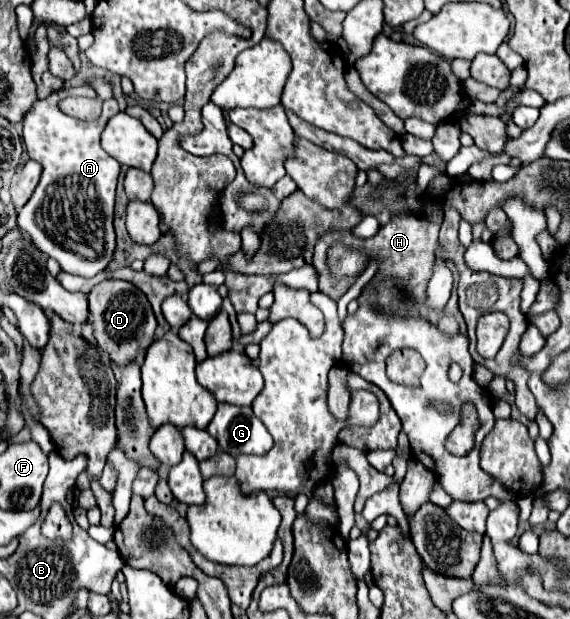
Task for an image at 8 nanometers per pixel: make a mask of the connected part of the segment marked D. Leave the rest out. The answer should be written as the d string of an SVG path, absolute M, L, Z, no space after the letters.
M106 280L92 288L92 292L88 294L88 310L98 346L110 356L110 360L116 366L126 366L130 362L142 364L144 352L154 342L156 330L156 318L144 292L140 292L132 282Z

